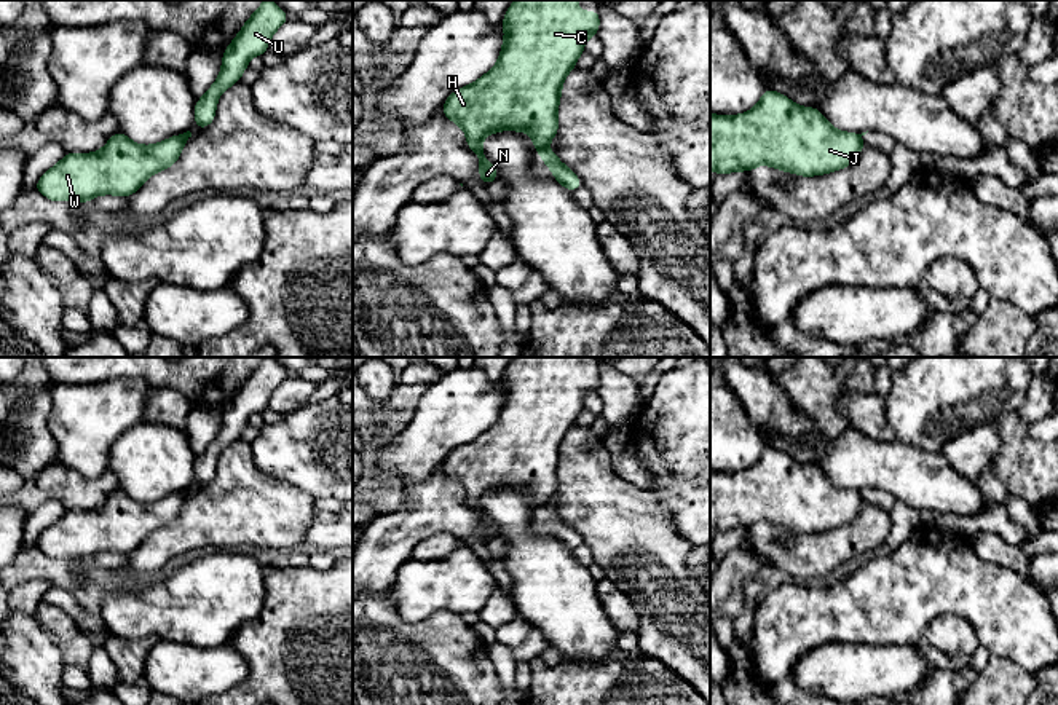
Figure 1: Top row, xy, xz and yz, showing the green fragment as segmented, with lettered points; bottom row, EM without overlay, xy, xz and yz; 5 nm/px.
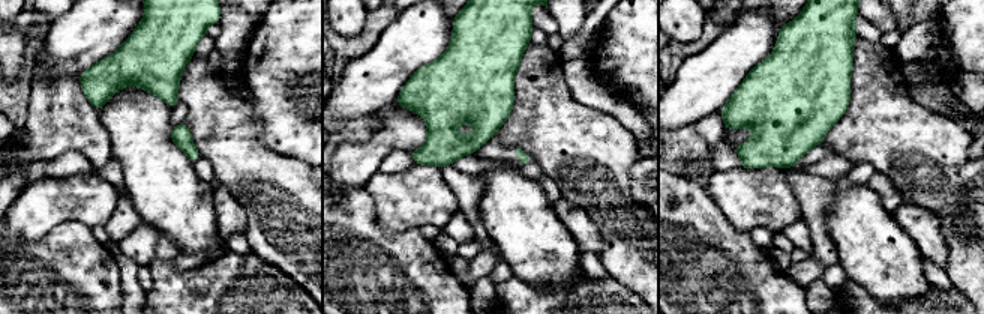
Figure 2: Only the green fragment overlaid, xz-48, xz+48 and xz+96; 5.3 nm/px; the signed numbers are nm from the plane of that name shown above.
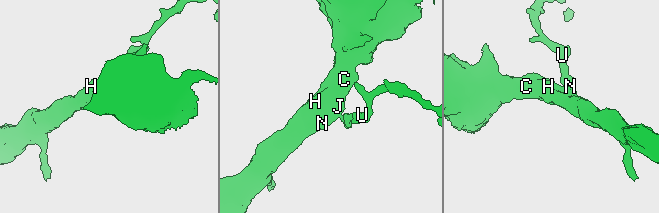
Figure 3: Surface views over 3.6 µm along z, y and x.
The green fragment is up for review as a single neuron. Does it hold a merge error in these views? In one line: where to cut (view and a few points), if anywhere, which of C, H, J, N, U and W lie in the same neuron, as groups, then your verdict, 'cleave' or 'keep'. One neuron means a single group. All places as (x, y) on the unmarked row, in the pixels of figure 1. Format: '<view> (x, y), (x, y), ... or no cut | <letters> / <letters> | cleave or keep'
xz (546, 503), (538, 508) | C H J N W / U | cleave

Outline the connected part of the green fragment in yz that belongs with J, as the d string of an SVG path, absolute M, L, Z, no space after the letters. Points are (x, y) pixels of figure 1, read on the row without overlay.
M768 445L745 471L710 471L710 528L721 533L761 522L822 533L852 523L865 502L860 491L835 486L815 464L799 464Z

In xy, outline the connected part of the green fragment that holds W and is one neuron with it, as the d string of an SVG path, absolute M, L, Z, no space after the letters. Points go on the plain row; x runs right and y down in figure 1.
M118 488L94 510L65 510L38 536L35 547L56 560L89 560L99 552L128 555L152 531L174 523L187 498L180 491L155 502L139 502Z

